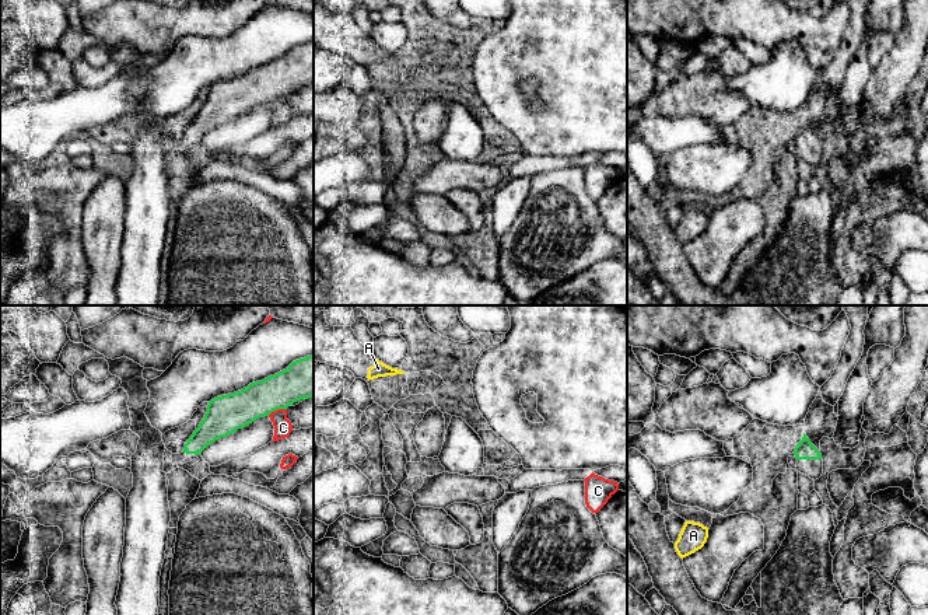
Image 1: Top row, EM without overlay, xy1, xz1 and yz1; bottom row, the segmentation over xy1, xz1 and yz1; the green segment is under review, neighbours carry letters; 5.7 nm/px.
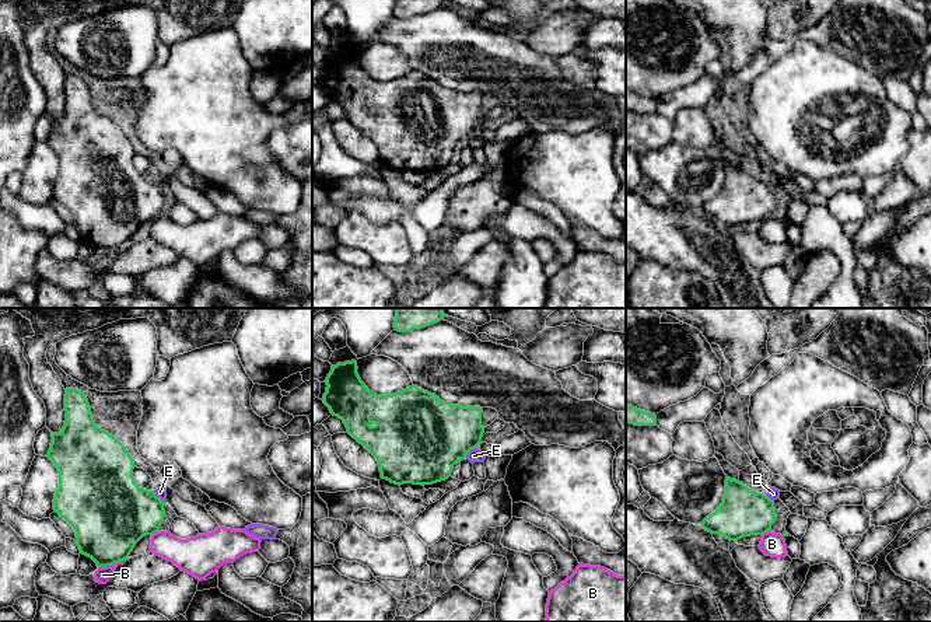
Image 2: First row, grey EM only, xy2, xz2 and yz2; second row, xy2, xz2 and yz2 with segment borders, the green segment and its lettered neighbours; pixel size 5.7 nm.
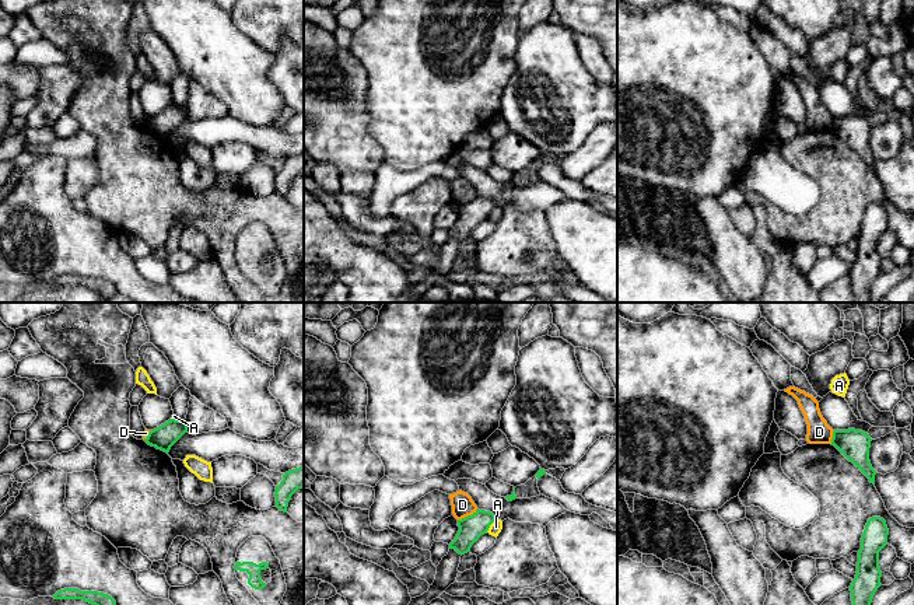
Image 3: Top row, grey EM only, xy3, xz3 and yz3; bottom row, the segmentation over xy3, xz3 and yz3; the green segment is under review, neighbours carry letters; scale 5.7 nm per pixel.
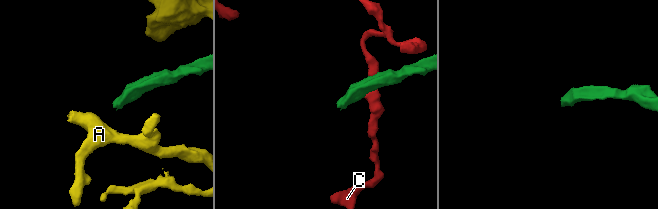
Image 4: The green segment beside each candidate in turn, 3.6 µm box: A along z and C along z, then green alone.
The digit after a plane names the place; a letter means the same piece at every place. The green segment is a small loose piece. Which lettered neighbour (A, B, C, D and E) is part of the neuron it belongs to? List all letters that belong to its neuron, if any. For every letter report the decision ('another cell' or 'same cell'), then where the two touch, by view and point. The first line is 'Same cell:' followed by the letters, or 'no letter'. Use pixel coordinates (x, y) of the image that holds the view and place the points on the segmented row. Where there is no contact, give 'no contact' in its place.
Same cell: no letter
A: another cell; contact xz3 (490, 524)
B: another cell; contact xy2 (109, 565)
C: another cell; contact xy1 (276, 409)
D: another cell; contact xz3 (468, 516)
E: another cell; contact xy2 (158, 498)

